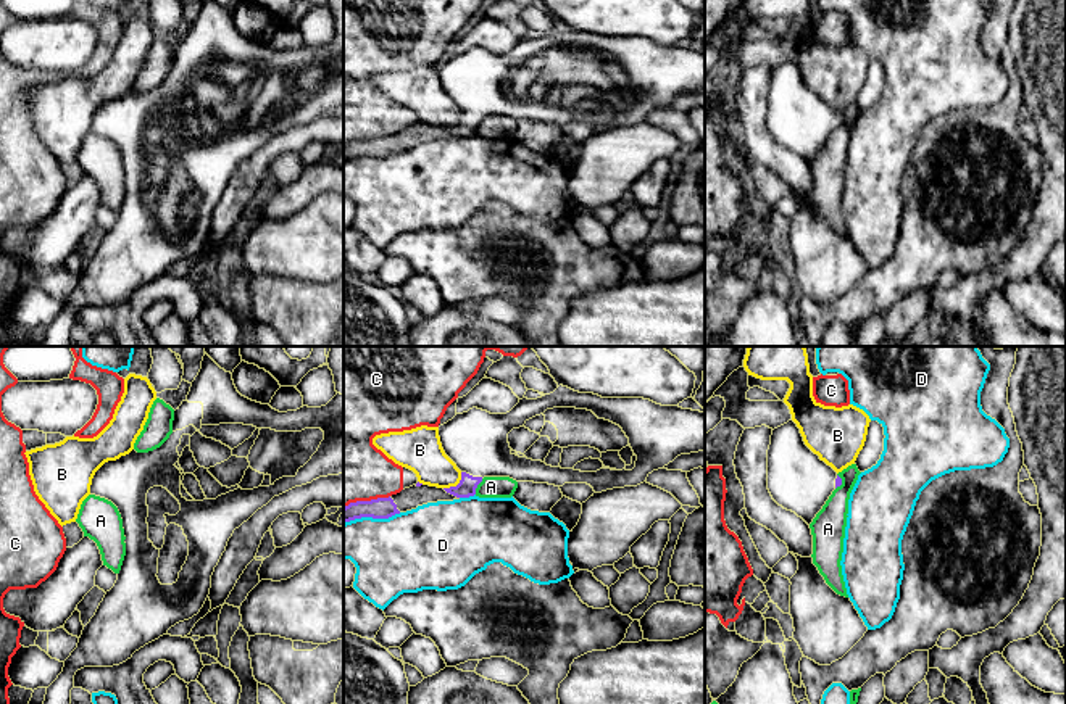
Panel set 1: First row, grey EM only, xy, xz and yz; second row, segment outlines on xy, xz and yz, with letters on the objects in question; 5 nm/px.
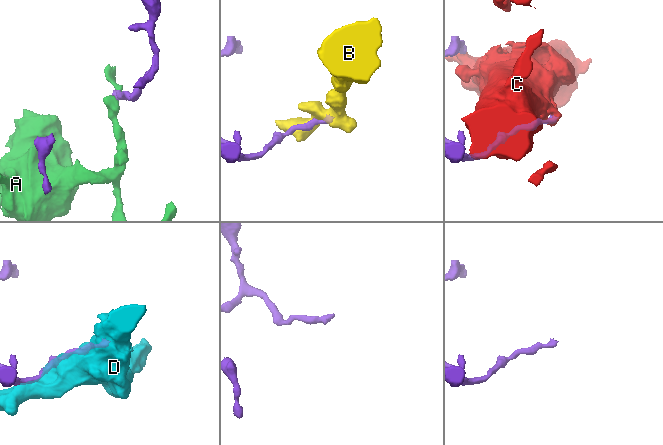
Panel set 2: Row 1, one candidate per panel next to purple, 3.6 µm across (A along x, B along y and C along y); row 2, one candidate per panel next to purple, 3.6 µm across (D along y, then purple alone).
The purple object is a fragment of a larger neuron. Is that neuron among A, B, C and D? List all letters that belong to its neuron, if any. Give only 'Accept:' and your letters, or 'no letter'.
Accept: no letter

